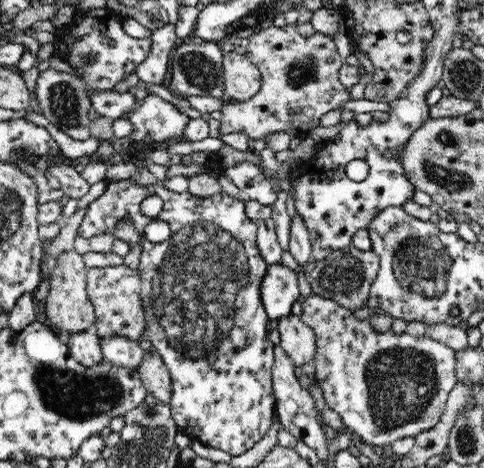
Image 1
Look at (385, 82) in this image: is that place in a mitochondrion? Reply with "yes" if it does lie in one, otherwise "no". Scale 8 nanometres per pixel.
no

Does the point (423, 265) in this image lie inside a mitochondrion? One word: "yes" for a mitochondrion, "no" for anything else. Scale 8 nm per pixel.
yes

